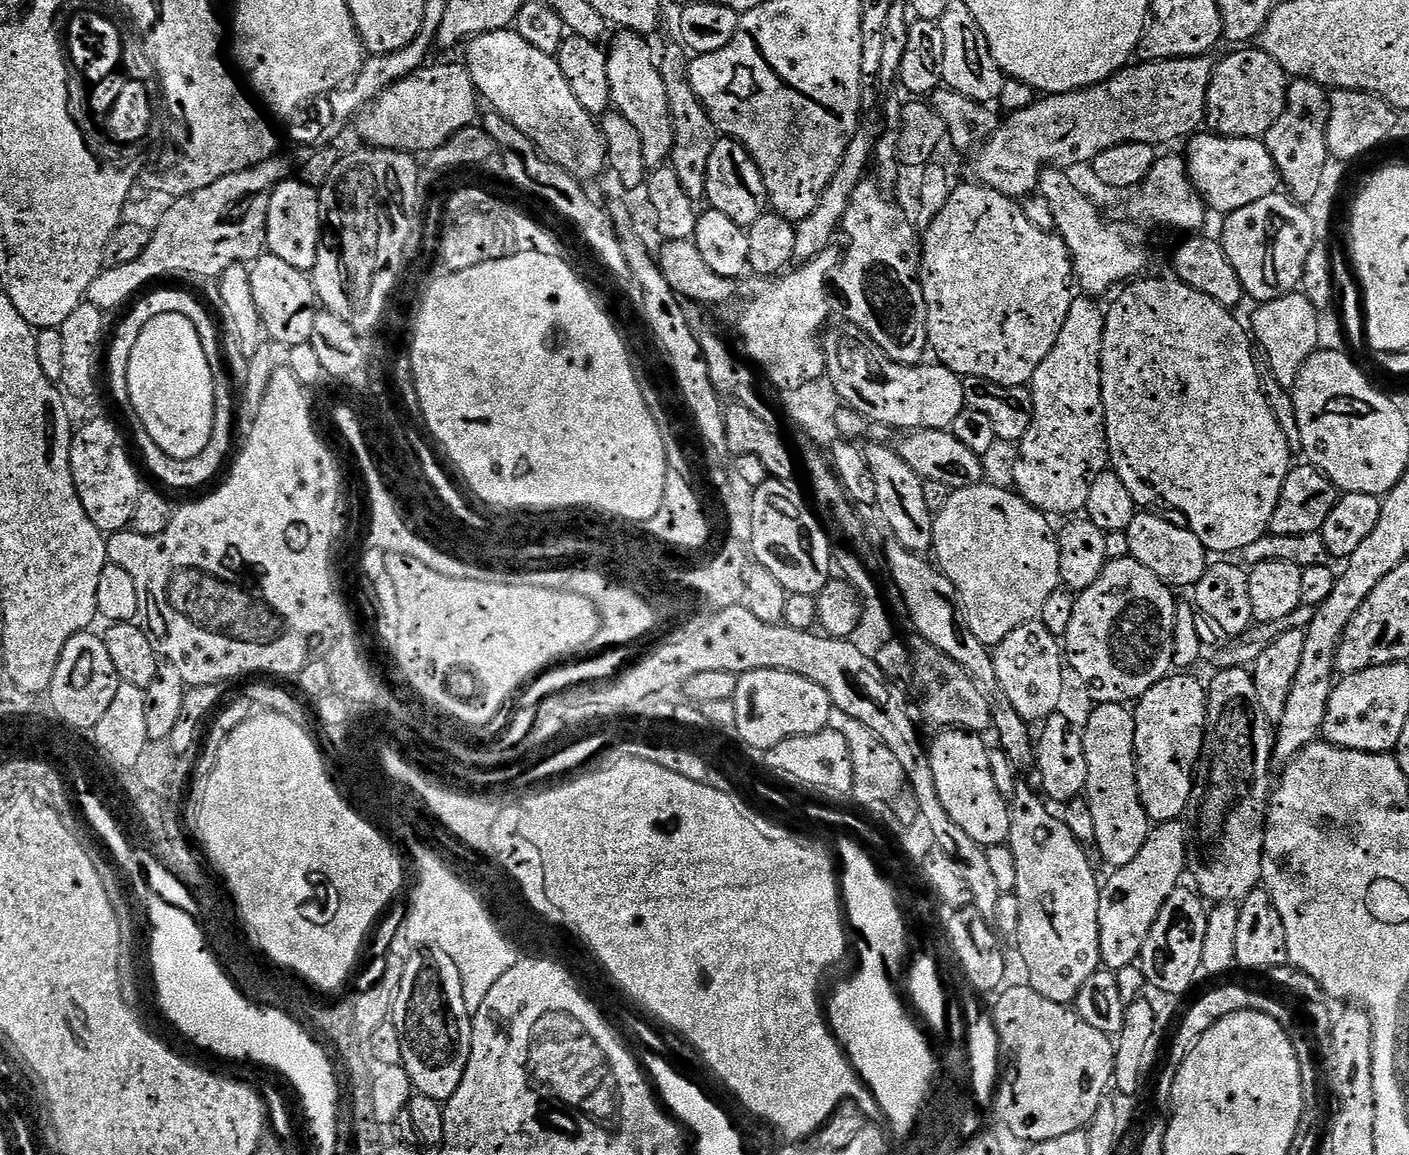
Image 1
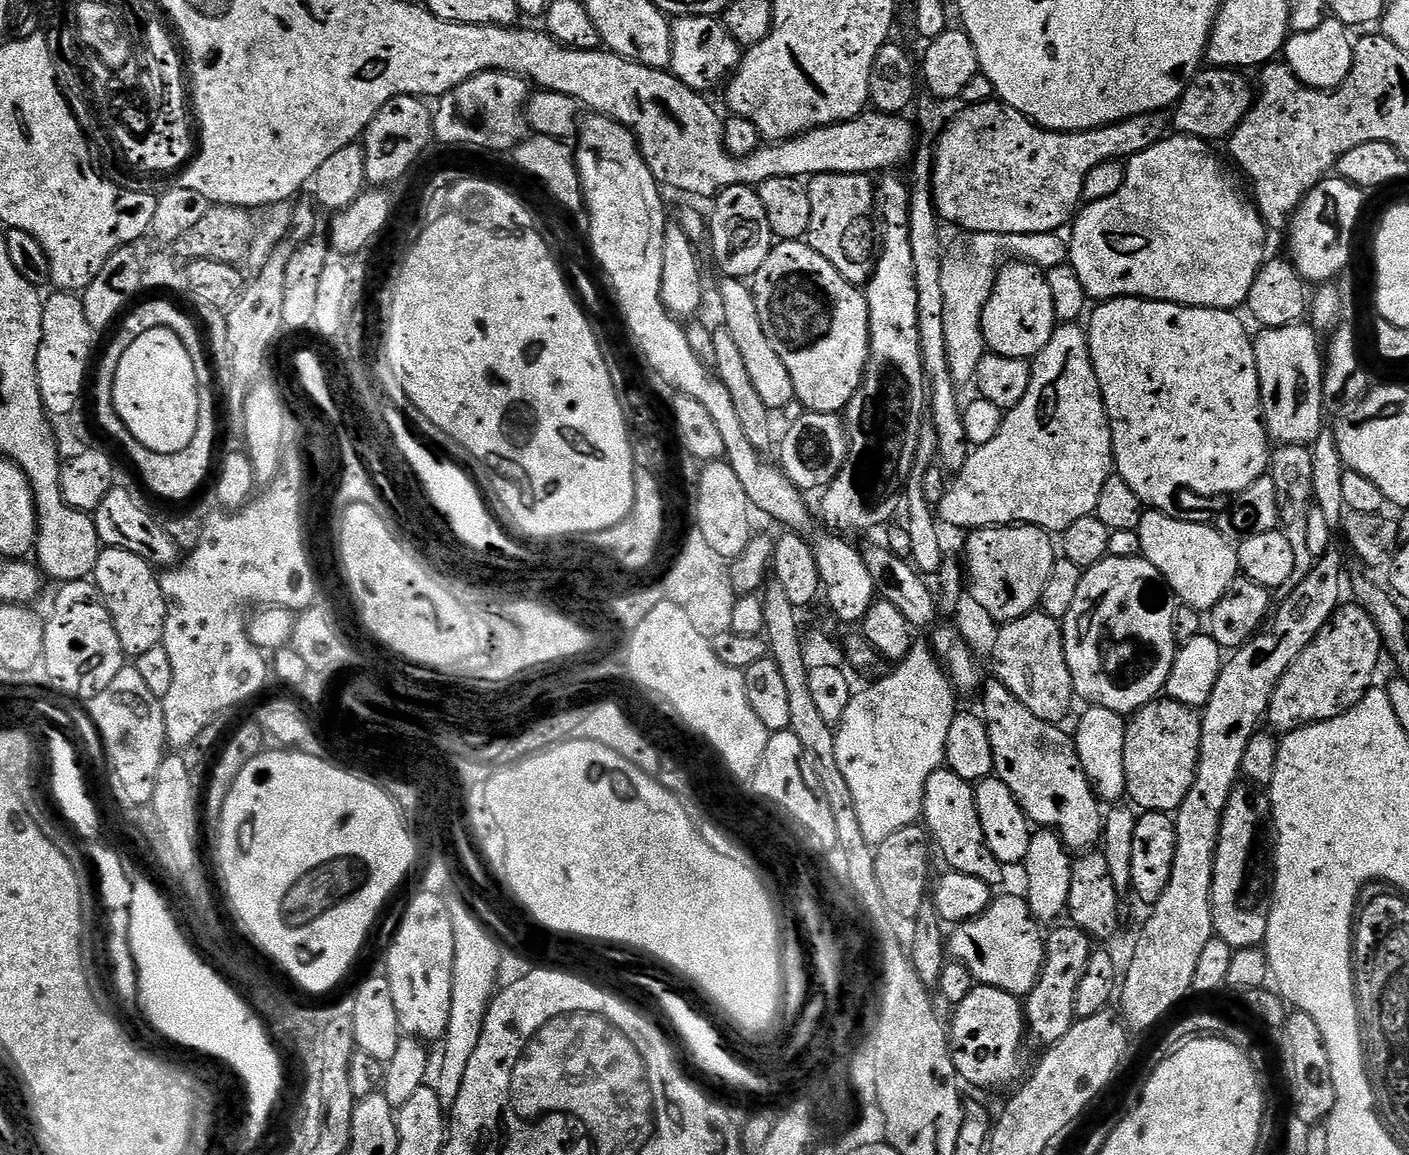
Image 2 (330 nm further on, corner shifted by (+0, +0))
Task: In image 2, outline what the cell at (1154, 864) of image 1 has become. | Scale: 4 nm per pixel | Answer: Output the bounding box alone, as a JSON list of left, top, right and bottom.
[1023,927,1094,1046]

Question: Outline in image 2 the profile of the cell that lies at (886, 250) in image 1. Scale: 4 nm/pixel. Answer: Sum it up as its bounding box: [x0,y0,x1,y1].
[806,174,878,286]

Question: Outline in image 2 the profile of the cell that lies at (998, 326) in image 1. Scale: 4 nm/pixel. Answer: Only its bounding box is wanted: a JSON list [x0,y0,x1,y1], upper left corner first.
[981,259,1058,361]

